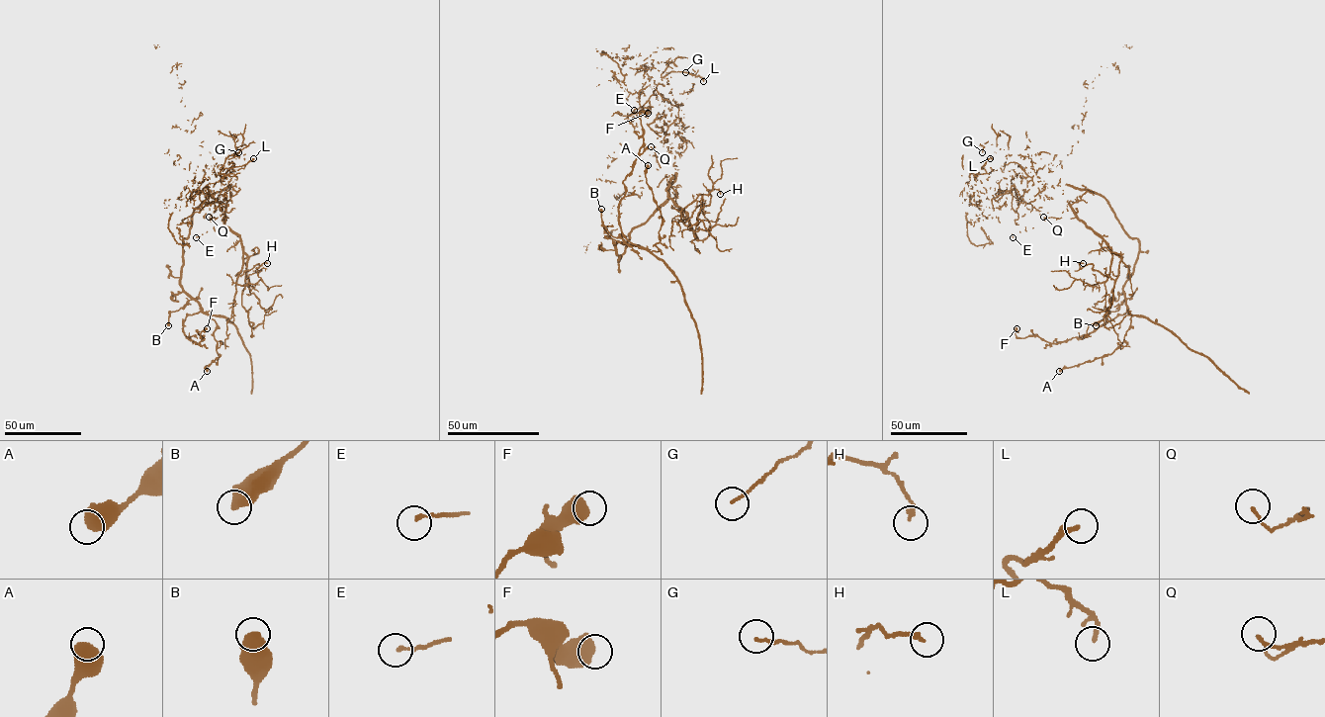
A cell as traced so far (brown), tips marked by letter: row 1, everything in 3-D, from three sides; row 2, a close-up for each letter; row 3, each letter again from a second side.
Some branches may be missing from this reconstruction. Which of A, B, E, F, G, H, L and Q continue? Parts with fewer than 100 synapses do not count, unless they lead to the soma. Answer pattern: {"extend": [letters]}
{"extend": []}

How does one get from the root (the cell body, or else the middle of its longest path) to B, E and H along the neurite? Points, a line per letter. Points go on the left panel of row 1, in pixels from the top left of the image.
B: (192, 217), (189, 235), (183, 239), (180, 284), (193, 298), (170, 313), (168, 325)
E: (192, 217), (228, 182), (232, 187), (215, 202), (220, 216), (214, 230), (196, 237)
H: (192, 217), (189, 235), (183, 239), (181, 286), (215, 321), (214, 338), (225, 346), (237, 279), (267, 263)

